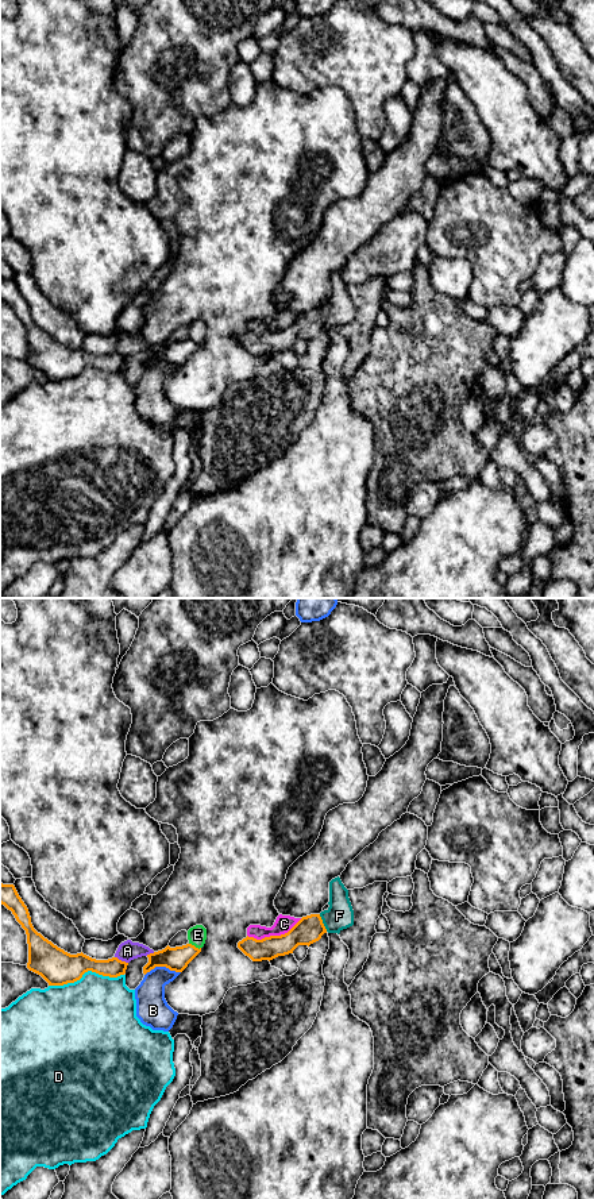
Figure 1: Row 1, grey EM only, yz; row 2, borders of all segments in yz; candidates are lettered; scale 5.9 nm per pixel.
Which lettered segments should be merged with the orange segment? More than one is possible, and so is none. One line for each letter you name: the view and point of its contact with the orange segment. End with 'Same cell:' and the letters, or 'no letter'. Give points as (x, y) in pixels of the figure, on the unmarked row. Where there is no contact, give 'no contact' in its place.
F: contact yz (321, 317)
Same cell: F

